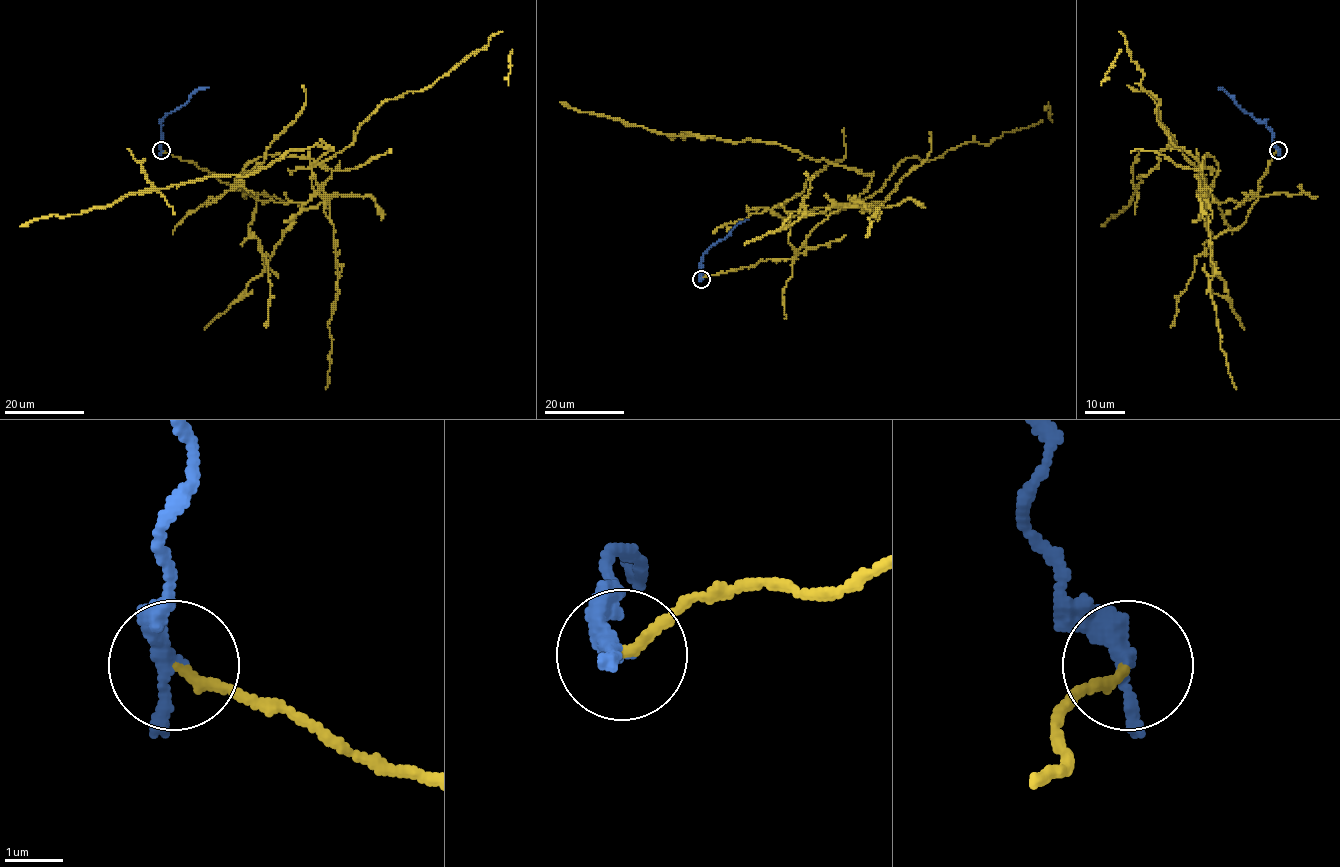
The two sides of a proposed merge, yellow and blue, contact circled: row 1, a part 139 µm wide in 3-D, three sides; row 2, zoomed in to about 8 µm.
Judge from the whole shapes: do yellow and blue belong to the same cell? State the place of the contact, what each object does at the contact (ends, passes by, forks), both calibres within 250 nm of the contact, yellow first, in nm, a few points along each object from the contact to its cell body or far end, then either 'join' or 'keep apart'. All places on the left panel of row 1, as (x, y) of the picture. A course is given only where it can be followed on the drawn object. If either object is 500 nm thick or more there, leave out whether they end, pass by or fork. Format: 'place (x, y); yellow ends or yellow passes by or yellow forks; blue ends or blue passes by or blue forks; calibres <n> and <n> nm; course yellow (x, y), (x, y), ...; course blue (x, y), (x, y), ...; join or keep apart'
place (161, 150); yellow ends; blue passes by; calibres 170 and 280 nm; course yellow (161, 150), (263, 202), (307, 202), (332, 171), (315, 163), (330, 147), (290, 149), (246, 176), (20, 227); course blue (161, 150), (163, 116), (181, 107), (198, 89), (208, 88); keep apart

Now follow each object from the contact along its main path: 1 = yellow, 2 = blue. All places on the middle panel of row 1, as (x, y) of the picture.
1: (701, 279), (797, 256), (827, 217), (872, 203), (855, 202), (872, 175), (775, 143), (669, 135), (560, 102)
2: (701, 279), (703, 254), (748, 219)

